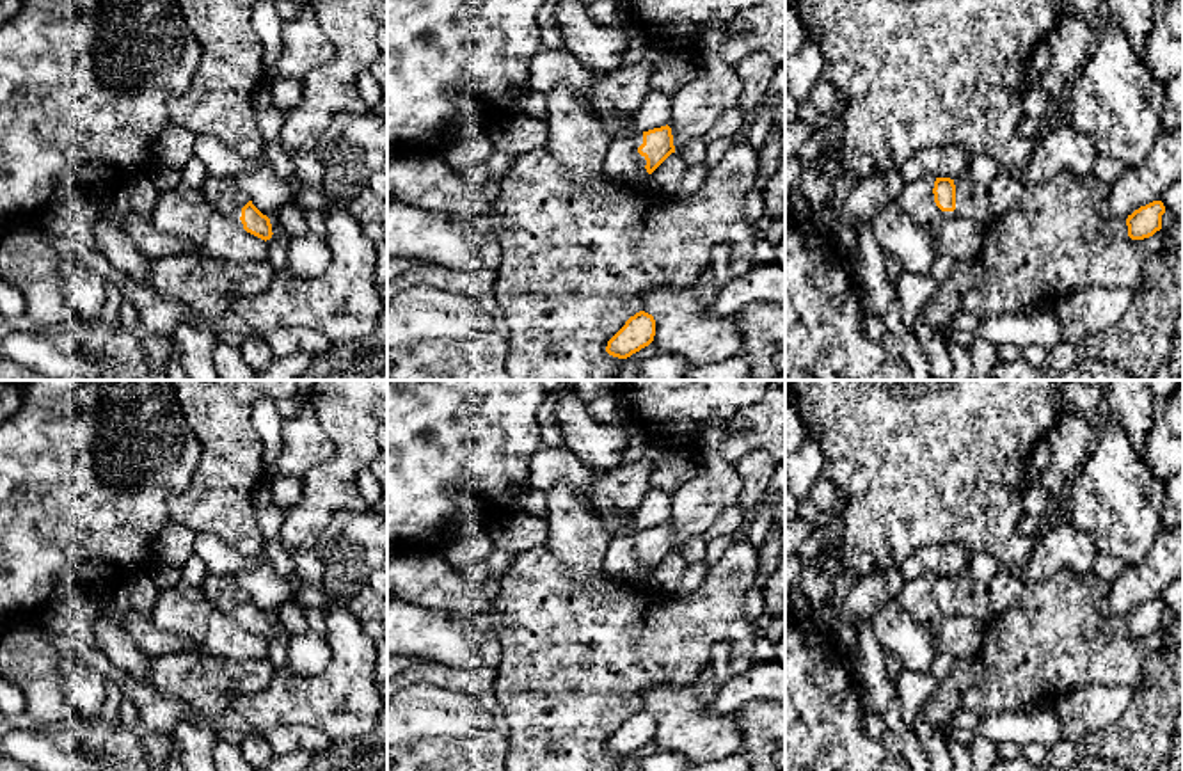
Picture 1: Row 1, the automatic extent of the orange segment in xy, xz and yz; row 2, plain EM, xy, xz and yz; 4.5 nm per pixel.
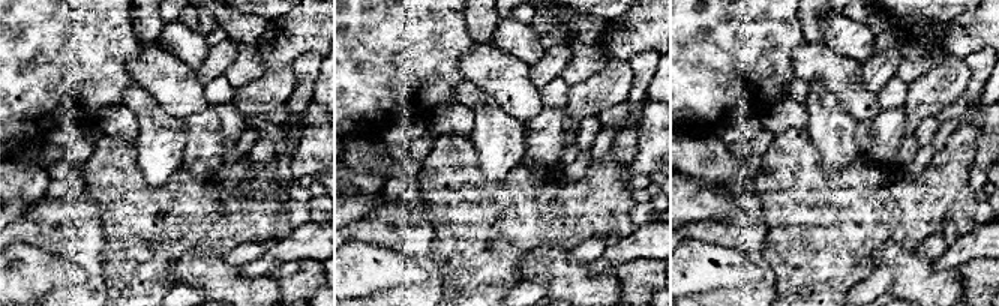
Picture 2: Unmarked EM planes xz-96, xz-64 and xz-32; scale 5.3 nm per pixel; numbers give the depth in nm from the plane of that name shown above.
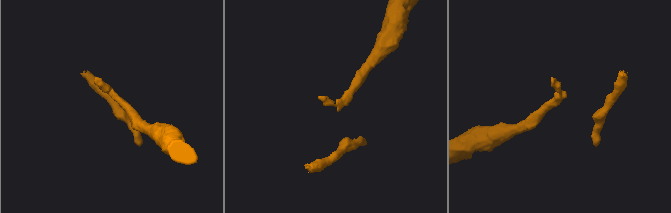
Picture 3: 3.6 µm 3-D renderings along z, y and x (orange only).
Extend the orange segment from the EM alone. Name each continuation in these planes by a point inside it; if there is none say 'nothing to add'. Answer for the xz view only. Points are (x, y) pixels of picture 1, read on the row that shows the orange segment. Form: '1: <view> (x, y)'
1: xz (643, 180)

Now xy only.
1: xy (226, 198)

